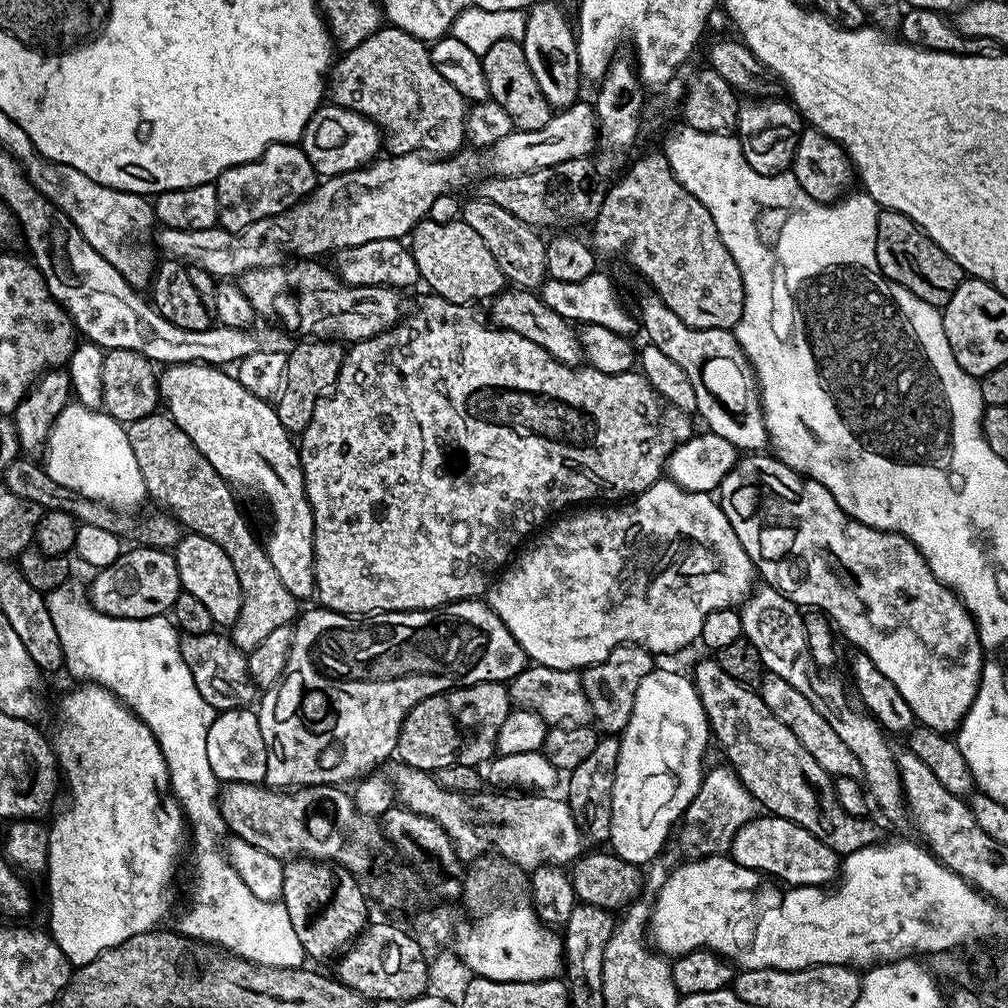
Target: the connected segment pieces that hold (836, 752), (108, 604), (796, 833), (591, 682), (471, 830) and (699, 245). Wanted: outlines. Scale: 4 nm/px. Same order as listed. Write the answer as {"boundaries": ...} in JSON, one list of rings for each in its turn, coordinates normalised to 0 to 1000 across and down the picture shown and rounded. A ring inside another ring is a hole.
{"boundaries":[[[[765,669],[759,670],[755,674],[752,686],[754,691],[760,696],[760,700],[764,700],[767,708],[776,716],[780,716],[780,720],[784,720],[784,724],[788,724],[792,736],[796,736],[796,740],[800,740],[800,744],[804,744],[808,756],[812,756],[812,760],[815,760],[815,764],[819,764],[827,772],[854,769],[851,752],[847,752],[847,748],[839,740],[839,736],[835,736],[835,732],[831,732],[827,720],[823,720],[823,716],[819,716],[819,712],[815,712],[815,708],[812,708],[812,704],[808,702],[804,692],[800,692],[800,688],[795,688],[793,685],[788,685],[788,681],[784,681],[784,677],[779,677],[778,674]]],[[[131,542],[120,547],[119,552],[109,562],[98,564],[86,580],[91,602],[117,613],[140,615],[170,608],[176,593],[179,592],[179,570],[174,551],[161,544]]],[[[751,808],[744,815],[737,817],[726,832],[724,848],[736,859],[757,865],[767,874],[787,881],[824,878],[830,872],[835,856],[830,845],[819,839],[819,835],[808,831],[804,823],[765,808]]],[[[634,641],[611,643],[596,659],[578,664],[577,674],[581,690],[587,700],[587,708],[594,725],[599,728],[614,728],[625,716],[625,708],[629,708],[629,688],[633,688],[633,681],[641,669],[649,662],[648,648]]],[[[398,757],[396,761],[393,770],[391,769],[396,797],[406,806],[414,806],[435,815],[435,819],[442,823],[442,827],[451,837],[457,854],[464,855],[467,849],[476,849],[479,845],[493,845],[504,852],[502,854],[505,858],[512,858],[514,862],[535,863],[541,859],[566,858],[576,848],[577,818],[567,807],[563,793],[556,791],[555,794],[548,790],[552,788],[497,788],[492,784],[447,786],[437,779],[436,773],[430,767],[409,762],[403,757]]],[[[654,150],[631,160],[617,179],[602,188],[589,225],[592,243],[604,238],[615,246],[623,245],[624,260],[647,281],[646,289],[665,304],[665,308],[669,308],[669,312],[673,312],[681,323],[729,326],[738,311],[736,272],[724,248],[720,248],[712,232],[712,224],[708,224],[704,208],[700,208],[700,204],[696,204],[696,200],[692,200],[692,196],[688,196],[688,192],[685,192],[677,181],[673,181],[665,161]]]]}

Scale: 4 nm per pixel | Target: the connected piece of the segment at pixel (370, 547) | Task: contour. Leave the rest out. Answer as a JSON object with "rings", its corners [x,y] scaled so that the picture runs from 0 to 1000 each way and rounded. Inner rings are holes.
{"rings":[[[425,292],[425,295],[414,304],[413,310],[406,309],[398,316],[397,320],[392,321],[390,325],[384,325],[379,331],[375,331],[366,337],[352,338],[344,346],[341,362],[327,391],[318,393],[315,400],[312,403],[312,415],[308,415],[308,423],[304,423],[304,427],[297,434],[296,443],[300,466],[302,467],[304,490],[306,491],[306,497],[310,503],[310,513],[312,514],[312,534],[310,535],[312,538],[312,558],[313,559],[313,585],[312,591],[313,594],[317,594],[314,595],[316,602],[326,603],[344,611],[371,611],[375,607],[422,607],[428,603],[439,603],[441,599],[449,599],[455,595],[471,595],[479,592],[484,584],[488,582],[488,577],[492,574],[497,564],[509,555],[513,545],[533,527],[531,524],[535,520],[541,519],[540,521],[543,521],[553,510],[566,505],[563,504],[566,500],[576,499],[575,501],[578,501],[580,498],[611,498],[616,494],[630,494],[642,486],[650,476],[656,475],[660,471],[663,452],[673,439],[671,421],[659,410],[661,405],[657,400],[655,392],[648,387],[640,373],[631,367],[603,371],[597,370],[596,367],[586,363],[559,361],[551,357],[542,347],[538,347],[538,343],[534,343],[534,339],[526,339],[526,335],[518,335],[518,331],[510,331],[501,325],[493,325],[491,321],[486,319],[485,314],[481,311],[479,313],[475,308],[475,305],[466,302],[452,303],[450,300],[443,299],[440,295]]]}

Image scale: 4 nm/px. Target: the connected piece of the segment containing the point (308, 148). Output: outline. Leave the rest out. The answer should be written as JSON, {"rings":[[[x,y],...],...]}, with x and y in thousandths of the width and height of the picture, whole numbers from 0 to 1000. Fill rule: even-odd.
{"rings":[[[325,101],[308,117],[302,130],[300,146],[314,173],[324,177],[340,171],[352,171],[354,167],[370,162],[379,151],[379,132],[367,117]]]}

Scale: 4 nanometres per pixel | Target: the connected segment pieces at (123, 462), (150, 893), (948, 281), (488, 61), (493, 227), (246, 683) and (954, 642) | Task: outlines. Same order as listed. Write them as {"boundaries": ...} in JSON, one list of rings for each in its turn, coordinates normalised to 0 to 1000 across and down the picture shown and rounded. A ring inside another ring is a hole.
{"boundaries":[[[[68,399],[48,428],[46,443],[42,449],[42,461],[46,470],[58,480],[113,504],[135,506],[139,504],[137,502],[142,496],[148,495],[141,466],[137,466],[137,454],[133,454],[133,446],[129,442],[126,424],[116,414],[102,407],[86,405],[78,399]]],[[[90,677],[80,678],[79,683],[67,687],[60,694],[60,706],[63,709],[63,715],[60,718],[60,727],[51,731],[52,741],[56,748],[56,756],[62,767],[63,777],[67,782],[67,799],[56,810],[56,814],[48,821],[48,918],[47,924],[58,935],[58,938],[72,958],[88,956],[93,954],[105,942],[115,940],[121,935],[133,931],[133,927],[145,927],[146,925],[158,922],[163,913],[163,908],[171,901],[171,872],[175,869],[175,856],[184,852],[185,838],[188,829],[185,824],[185,811],[179,795],[171,789],[169,783],[171,777],[167,771],[165,752],[145,716],[139,714],[118,694],[109,684],[103,683],[100,679]]],[[[874,209],[871,216],[869,251],[873,271],[880,278],[899,284],[899,288],[915,296],[915,300],[923,300],[931,307],[936,307],[942,300],[946,288],[950,288],[953,278],[957,277],[956,270],[950,260],[946,260],[946,256],[927,244],[925,237],[910,222],[903,220],[903,216],[890,210]]],[[[495,40],[490,46],[479,49],[482,83],[485,85],[486,98],[494,101],[502,113],[506,113],[509,124],[517,131],[538,129],[550,113],[548,104],[544,103],[538,85],[534,85],[526,62],[522,62],[519,43],[515,40]]],[[[468,196],[459,203],[458,217],[474,230],[482,244],[486,244],[486,252],[490,252],[494,264],[498,264],[498,272],[505,283],[521,288],[537,285],[544,274],[544,243],[533,227],[510,216],[506,208],[498,208],[498,204],[475,196]]],[[[211,625],[204,629],[184,630],[179,636],[181,653],[185,661],[188,661],[188,669],[192,669],[192,681],[196,681],[196,688],[208,696],[208,700],[218,706],[229,702],[245,702],[256,689],[256,684],[246,664],[244,648],[225,630],[217,631]]],[[[742,450],[733,455],[713,482],[712,499],[714,505],[720,510],[720,514],[724,514],[724,522],[728,522],[728,530],[732,530],[732,538],[736,538],[736,546],[740,546],[740,550],[744,550],[753,574],[761,582],[772,584],[779,593],[787,595],[790,602],[795,605],[816,607],[831,624],[832,630],[836,634],[838,631],[846,639],[849,647],[857,647],[859,653],[863,653],[863,657],[867,657],[867,661],[871,661],[871,665],[875,665],[875,669],[879,669],[879,673],[883,673],[883,677],[887,677],[891,688],[895,688],[895,692],[899,692],[903,704],[916,721],[938,728],[947,727],[968,691],[968,686],[972,680],[972,666],[976,660],[976,646],[968,628],[968,617],[964,614],[964,609],[957,605],[951,591],[943,583],[931,577],[931,573],[927,573],[915,549],[899,533],[890,528],[876,528],[870,524],[864,524],[843,514],[835,506],[835,502],[831,502],[831,498],[827,498],[827,490],[823,490],[823,486],[819,482],[815,482],[815,478],[808,478],[801,472],[794,471],[784,462],[771,456],[766,450]]]]}

